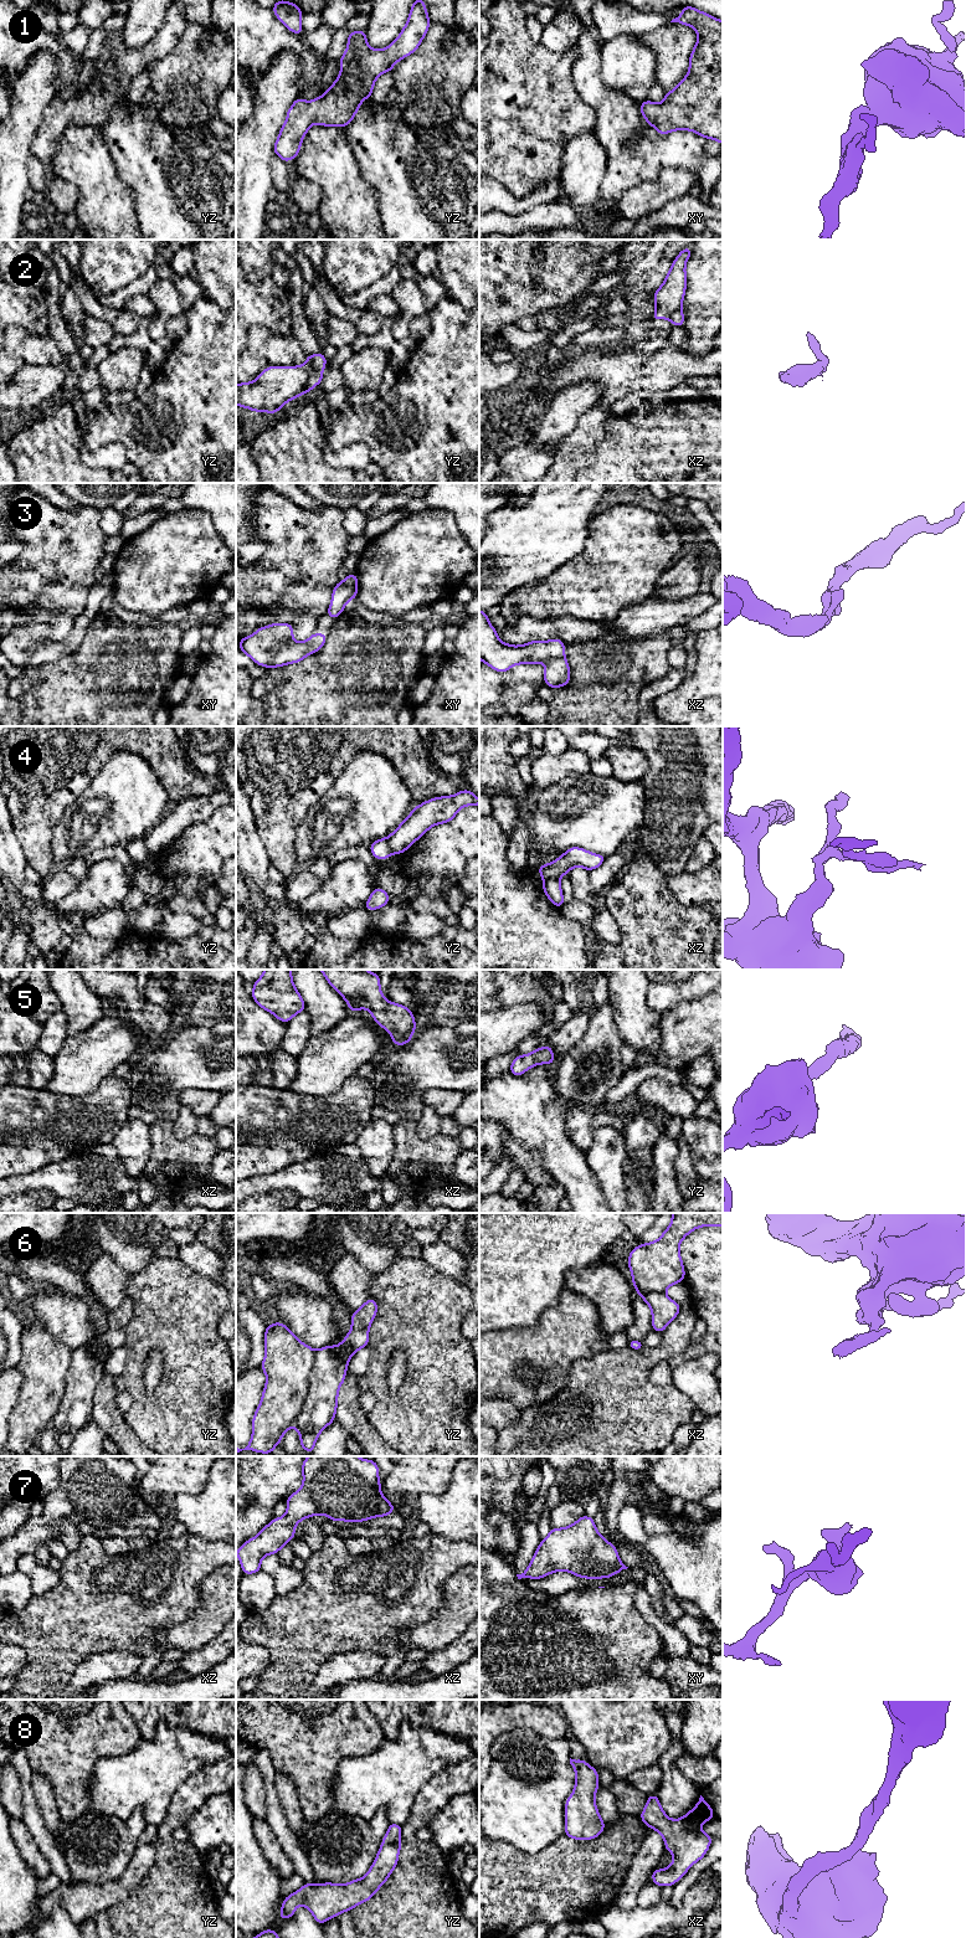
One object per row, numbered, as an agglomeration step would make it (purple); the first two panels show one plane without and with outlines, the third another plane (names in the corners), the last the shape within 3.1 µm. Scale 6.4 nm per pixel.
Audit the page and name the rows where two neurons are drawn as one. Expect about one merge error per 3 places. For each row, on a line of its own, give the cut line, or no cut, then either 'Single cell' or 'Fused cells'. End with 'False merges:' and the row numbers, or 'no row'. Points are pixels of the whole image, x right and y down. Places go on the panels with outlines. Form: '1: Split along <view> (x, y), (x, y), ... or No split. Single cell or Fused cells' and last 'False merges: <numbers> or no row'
1: No split. Single cell
2: Split along yz (306, 363), (309, 368), (308, 391). Fused cells
3: No split. Single cell
4: Split along yz (386, 838), (388, 846), (392, 852). Fused cells
5: No split. Single cell
6: Split along yz (315, 1351), (309, 1376), (309, 1391), (293, 1425). Fused cells
7: No split. Single cell
8: No split. Single cell
False merges: 2, 4, 6

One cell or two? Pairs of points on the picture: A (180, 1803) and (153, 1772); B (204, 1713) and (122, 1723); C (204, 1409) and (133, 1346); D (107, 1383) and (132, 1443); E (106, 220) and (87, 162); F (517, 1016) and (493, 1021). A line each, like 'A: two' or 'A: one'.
A: two
B: two
C: one
D: one
E: one
F: one

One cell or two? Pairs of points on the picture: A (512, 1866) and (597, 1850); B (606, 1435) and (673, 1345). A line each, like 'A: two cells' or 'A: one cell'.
A: one cell
B: one cell

